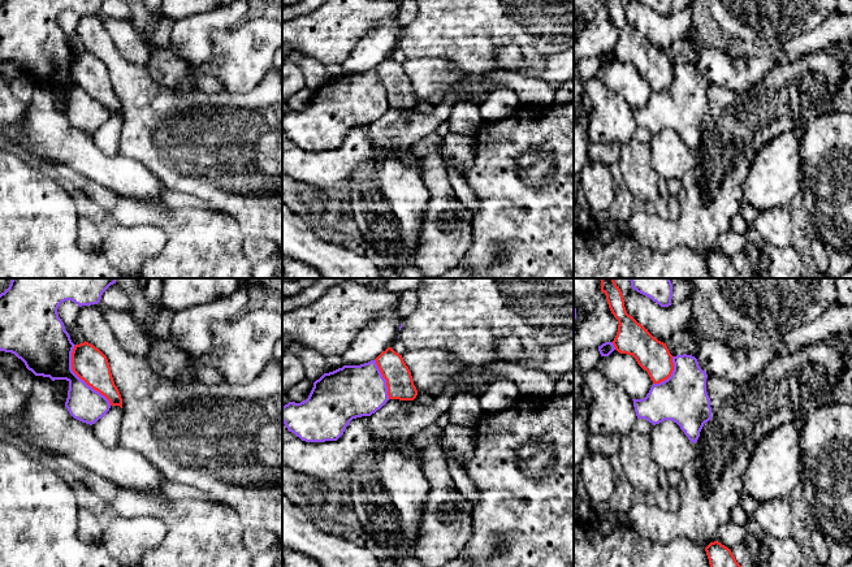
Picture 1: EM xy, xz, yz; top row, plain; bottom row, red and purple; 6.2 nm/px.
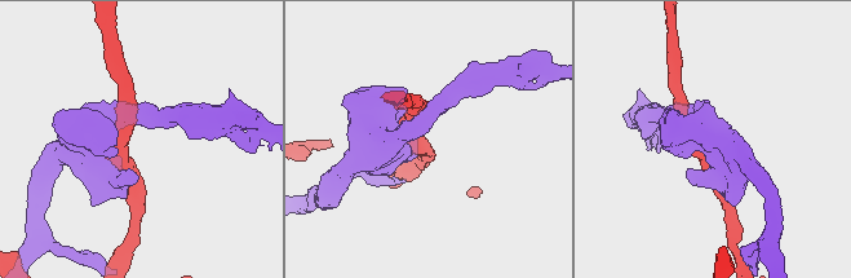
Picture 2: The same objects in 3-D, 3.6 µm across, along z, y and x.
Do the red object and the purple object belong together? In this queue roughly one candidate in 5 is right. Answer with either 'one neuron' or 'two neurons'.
two neurons

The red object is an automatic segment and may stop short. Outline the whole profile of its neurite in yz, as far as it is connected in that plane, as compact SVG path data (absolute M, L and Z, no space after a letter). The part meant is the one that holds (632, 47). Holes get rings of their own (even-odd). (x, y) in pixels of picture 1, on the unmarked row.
M622 0L602 1L619 33L613 49L615 59L632 64L637 73L648 81L653 92L667 88L674 79L674 72L666 52L654 47L648 38L627 22Z

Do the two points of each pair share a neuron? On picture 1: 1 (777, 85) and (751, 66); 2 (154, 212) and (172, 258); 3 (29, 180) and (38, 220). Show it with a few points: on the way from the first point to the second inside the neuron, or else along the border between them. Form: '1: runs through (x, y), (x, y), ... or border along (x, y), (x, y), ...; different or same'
1: border along (778, 60), (749, 89), (736, 90); different
2: runs through (165, 224), (172, 230), (172, 246); same
3: runs through (29, 190), (30, 210); same

